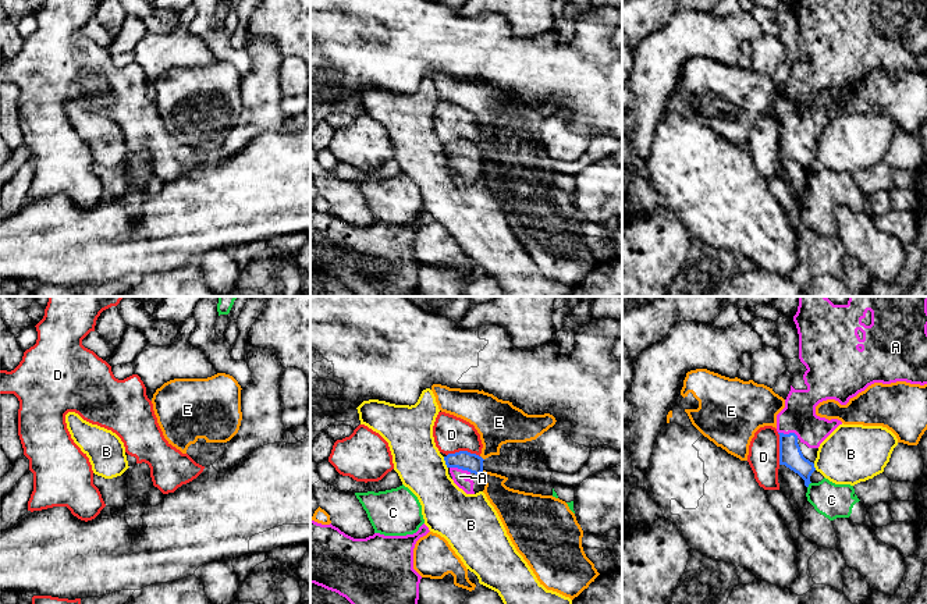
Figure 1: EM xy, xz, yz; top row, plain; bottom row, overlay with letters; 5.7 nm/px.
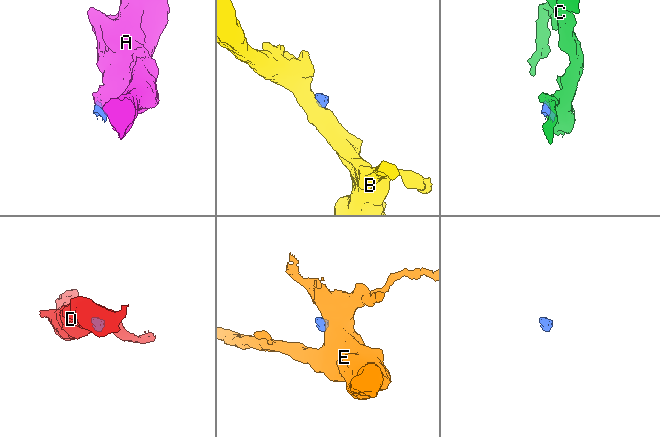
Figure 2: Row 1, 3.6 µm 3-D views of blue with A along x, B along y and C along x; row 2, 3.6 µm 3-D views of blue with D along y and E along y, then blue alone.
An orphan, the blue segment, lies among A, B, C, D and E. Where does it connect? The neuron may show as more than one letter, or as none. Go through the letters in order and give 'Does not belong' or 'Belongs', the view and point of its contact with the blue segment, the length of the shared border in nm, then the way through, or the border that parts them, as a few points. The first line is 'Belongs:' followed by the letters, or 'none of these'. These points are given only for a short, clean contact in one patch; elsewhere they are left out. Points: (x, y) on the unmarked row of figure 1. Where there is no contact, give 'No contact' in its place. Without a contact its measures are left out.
Belongs: A
A: Belongs. Touches blue at xz (461, 156). Shared border 130 nm. Path across: xz (462, 148), (461, 156), (460, 164)
B: Does not belong. Touches blue at xz (446, 150). Shared border 80 nm. Boundary: xz (443, 145), (447, 156)
C: Does not belong. Touches blue at yz (809, 171). Shared border 40 nm. Boundary: yz (810, 170), (807, 176)
D: Does not belong. Touches blue at xz (464, 139). Shared border 190 nm. Boundary: xz (447, 142), (468, 139), (479, 145)
E: Does not belong. Touches blue at xz (482, 146). Shared border 40 nm. Boundary: xz (480, 144), (483, 148)

